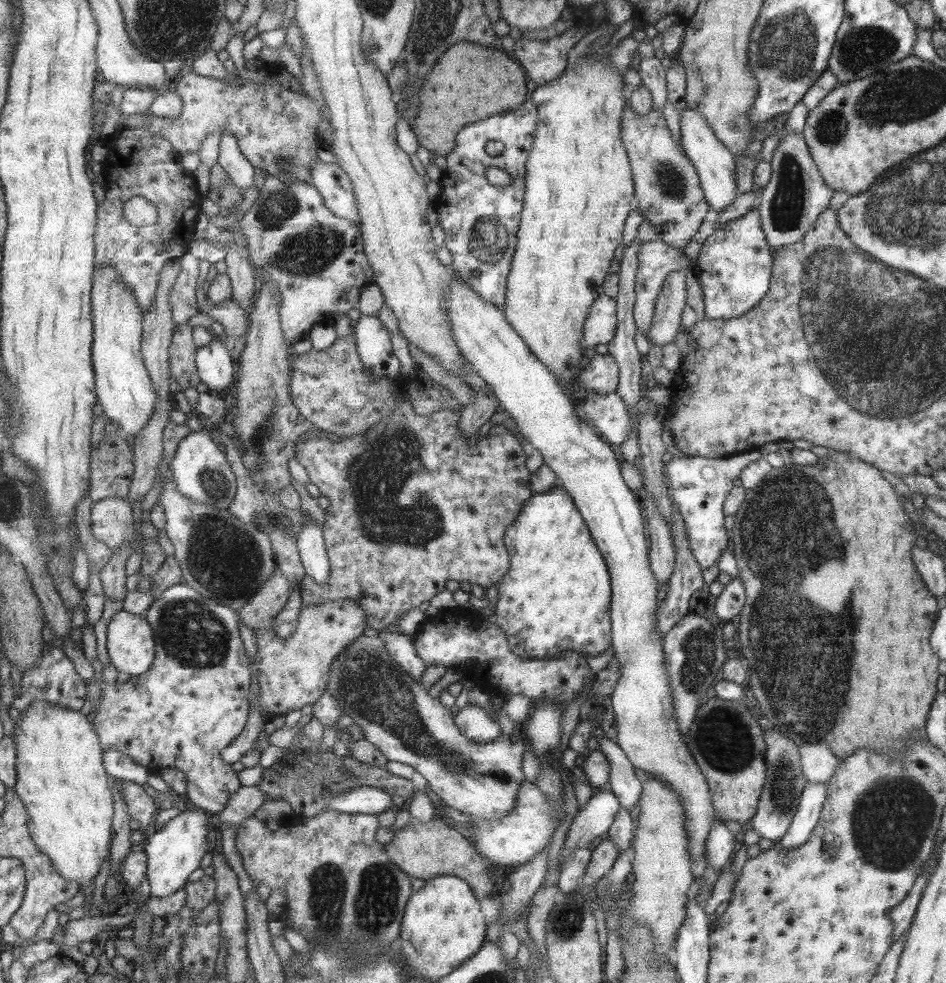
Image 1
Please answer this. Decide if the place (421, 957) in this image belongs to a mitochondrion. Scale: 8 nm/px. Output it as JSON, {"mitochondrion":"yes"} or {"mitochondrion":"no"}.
{"mitochondrion":"no"}

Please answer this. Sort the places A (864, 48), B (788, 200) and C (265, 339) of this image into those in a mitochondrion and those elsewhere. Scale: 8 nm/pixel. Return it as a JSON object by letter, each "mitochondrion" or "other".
{"A":"mitochondrion","B":"mitochondrion","C":"other"}

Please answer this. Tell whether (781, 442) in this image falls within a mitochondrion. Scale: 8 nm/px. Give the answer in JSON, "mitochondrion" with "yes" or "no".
{"mitochondrion":"no"}

